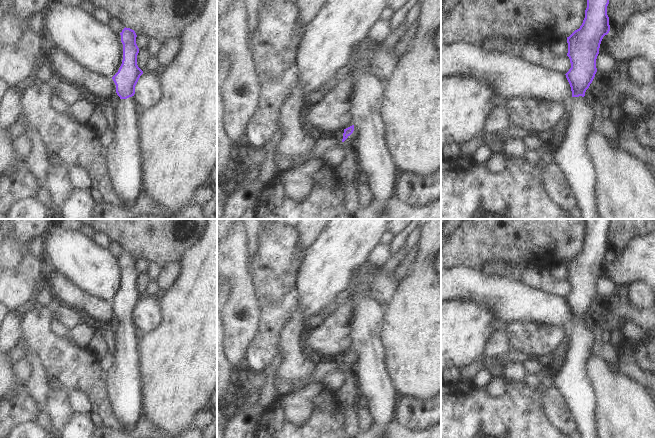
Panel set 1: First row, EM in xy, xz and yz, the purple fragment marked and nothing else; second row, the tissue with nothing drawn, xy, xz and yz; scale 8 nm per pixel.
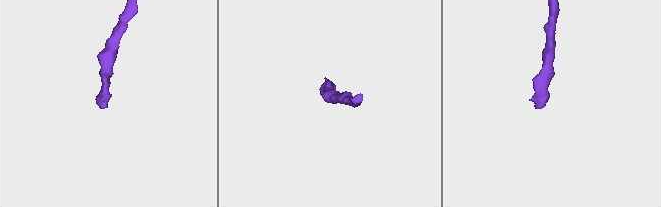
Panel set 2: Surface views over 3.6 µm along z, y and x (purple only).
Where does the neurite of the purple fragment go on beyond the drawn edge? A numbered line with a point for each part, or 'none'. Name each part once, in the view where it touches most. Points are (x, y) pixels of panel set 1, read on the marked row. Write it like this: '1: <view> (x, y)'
1: xz (355, 133)

